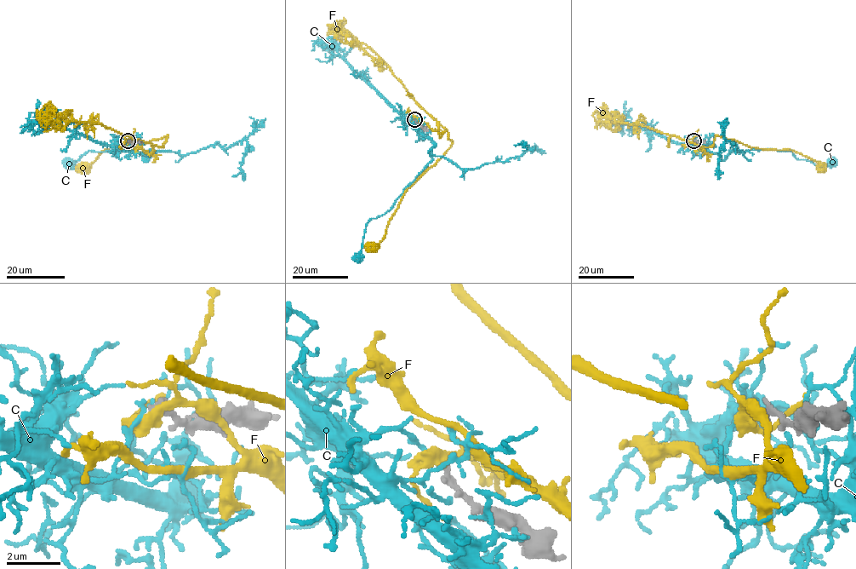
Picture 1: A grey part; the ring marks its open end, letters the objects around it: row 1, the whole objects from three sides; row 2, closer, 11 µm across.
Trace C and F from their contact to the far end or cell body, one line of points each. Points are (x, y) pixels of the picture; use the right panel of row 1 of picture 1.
C: (694, 141), (692, 148), (723, 159), (733, 150), (774, 149), (790, 150), (819, 167), (831, 162)
F: (693, 141), (704, 152), (697, 145), (710, 146), (720, 135), (750, 147), (790, 148), (821, 167)

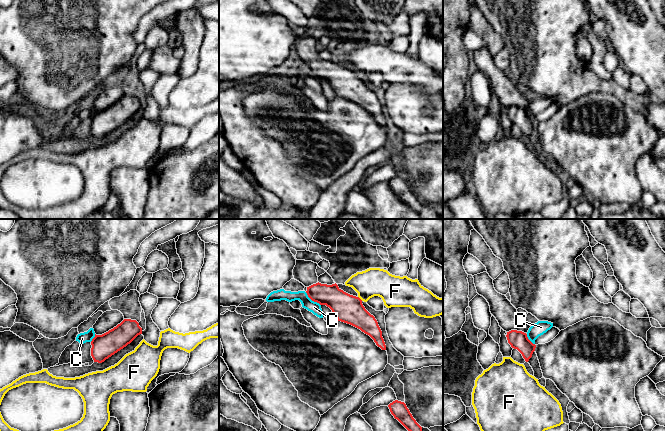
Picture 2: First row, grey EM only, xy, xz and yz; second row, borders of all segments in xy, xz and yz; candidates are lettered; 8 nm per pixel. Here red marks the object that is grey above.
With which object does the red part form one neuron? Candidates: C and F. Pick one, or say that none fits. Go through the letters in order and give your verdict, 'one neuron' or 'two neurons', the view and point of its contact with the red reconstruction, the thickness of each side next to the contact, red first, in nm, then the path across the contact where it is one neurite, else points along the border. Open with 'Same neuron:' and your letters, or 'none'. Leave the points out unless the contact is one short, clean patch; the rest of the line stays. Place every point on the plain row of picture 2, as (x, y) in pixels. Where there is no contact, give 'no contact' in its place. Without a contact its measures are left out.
Same neuron: none
C: two neurons; meets red in xz at (312, 76); 200 nm thick on the red side, 90 nm on the other; border along xz (305, 68), (320, 81)
F: two neurons; meets red in xz at (359, 74); 220 nm thick on the red side, 220 nm on the other

